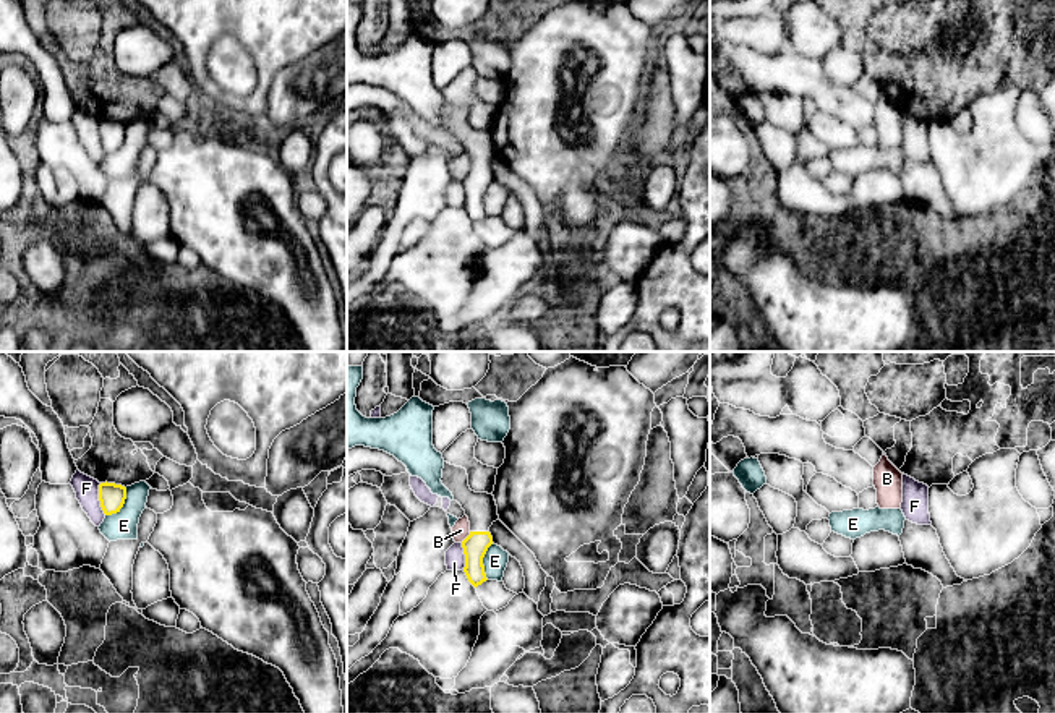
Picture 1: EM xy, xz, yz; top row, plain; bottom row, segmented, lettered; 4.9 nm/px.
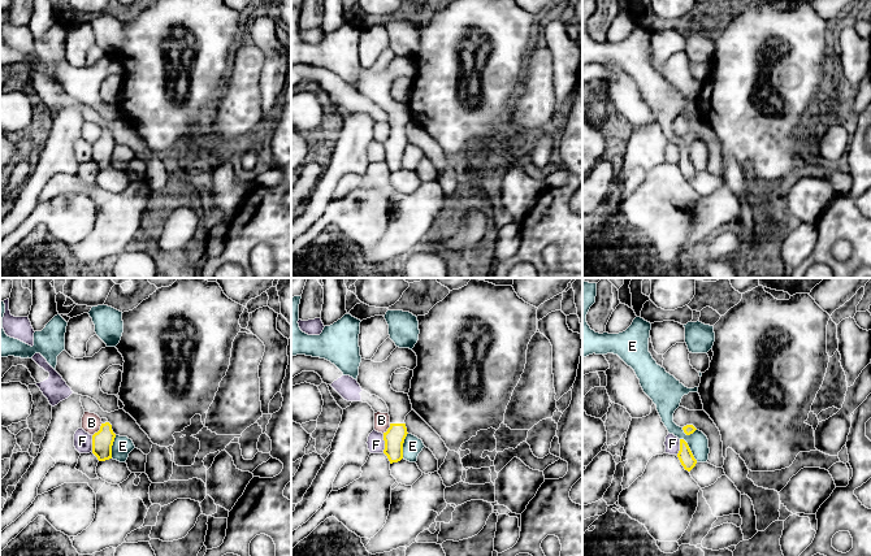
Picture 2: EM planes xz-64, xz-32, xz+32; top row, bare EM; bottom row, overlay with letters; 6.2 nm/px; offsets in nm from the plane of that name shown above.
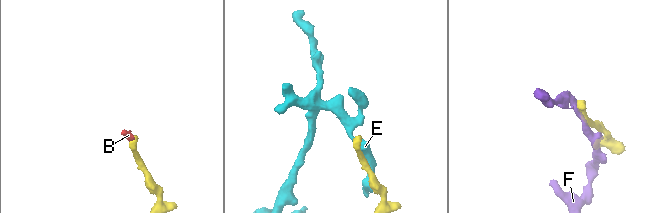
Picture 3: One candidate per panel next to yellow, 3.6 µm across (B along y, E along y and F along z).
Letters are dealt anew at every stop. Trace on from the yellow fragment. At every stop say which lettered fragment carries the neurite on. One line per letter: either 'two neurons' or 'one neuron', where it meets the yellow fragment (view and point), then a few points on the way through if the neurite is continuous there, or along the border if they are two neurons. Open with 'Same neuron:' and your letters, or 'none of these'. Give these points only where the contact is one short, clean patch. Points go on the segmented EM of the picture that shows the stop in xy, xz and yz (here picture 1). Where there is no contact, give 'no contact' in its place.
Same neuron: none of these
B: two neurons | xz (467, 537) | along xz (470, 532), (461, 542)
E: two neurons | xy (122, 506)
F: two neurons | xy (99, 499) | along xy (99, 483), (99, 506), (106, 514)

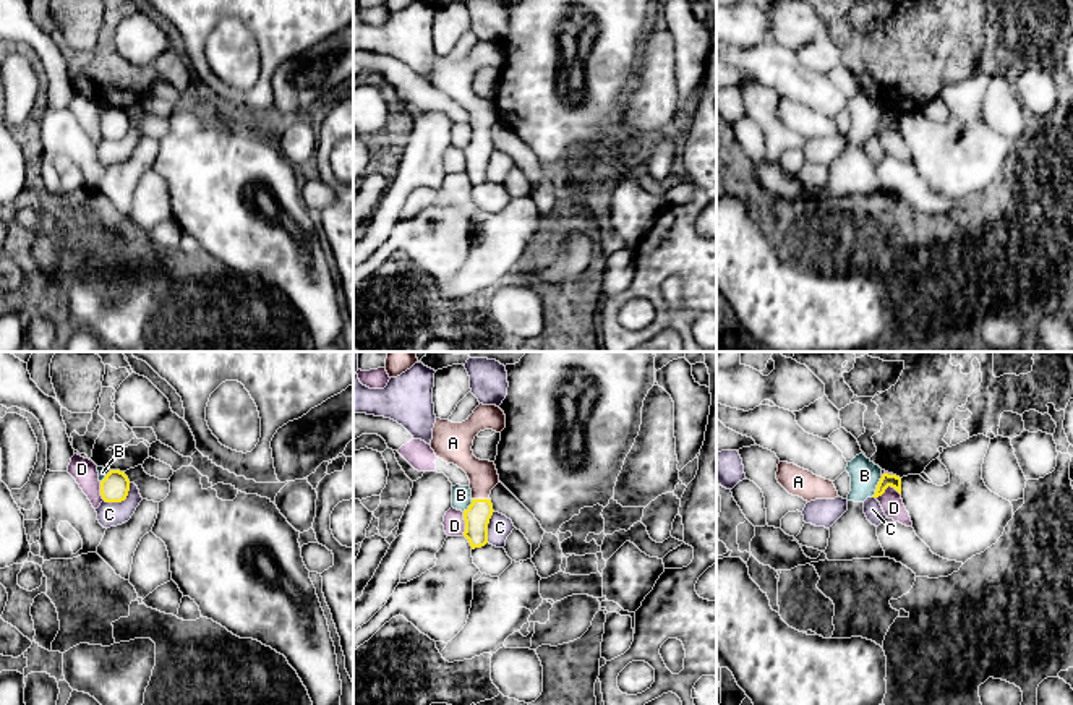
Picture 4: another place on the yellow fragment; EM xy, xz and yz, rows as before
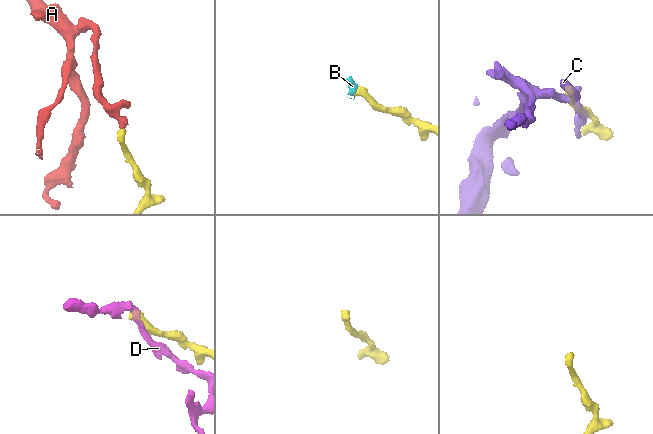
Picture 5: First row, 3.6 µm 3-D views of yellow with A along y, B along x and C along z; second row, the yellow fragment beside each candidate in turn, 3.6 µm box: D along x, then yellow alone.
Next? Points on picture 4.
Same neuron: A
A: one neuron | xz (480, 499) | across xz (477, 517), (480, 499), (483, 477)
B: two neurons | yz (877, 487) | along yz (882, 475), (871, 496)
C: two neurons | xy (122, 499)
D: two neurons | yz (887, 487) | along yz (900, 493), (889, 487), (876, 498)

